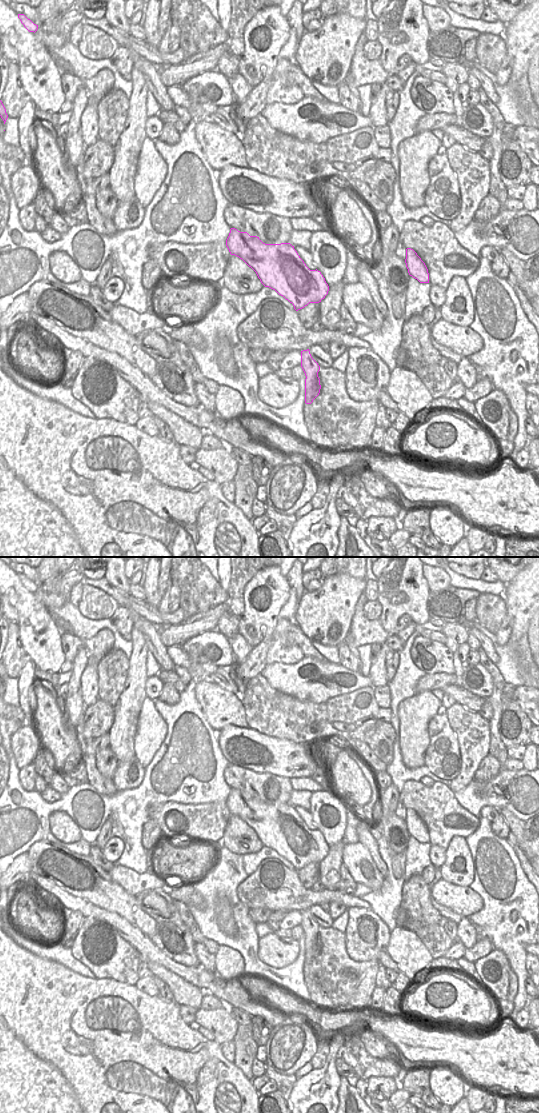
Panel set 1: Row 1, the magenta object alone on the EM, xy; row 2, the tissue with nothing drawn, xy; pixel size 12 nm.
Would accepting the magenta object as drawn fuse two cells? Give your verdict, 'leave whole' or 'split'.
leave whole

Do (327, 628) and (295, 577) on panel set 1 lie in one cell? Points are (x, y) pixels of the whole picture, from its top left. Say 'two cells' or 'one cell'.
two cells

